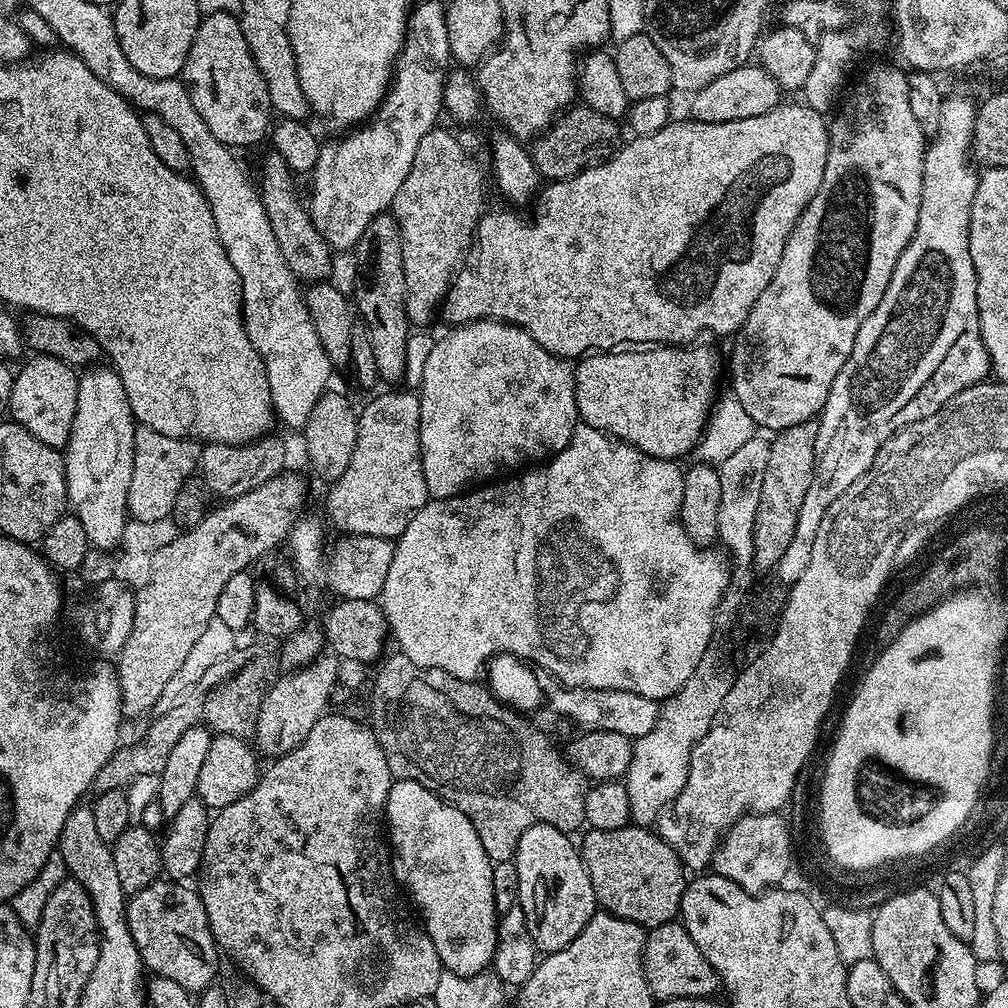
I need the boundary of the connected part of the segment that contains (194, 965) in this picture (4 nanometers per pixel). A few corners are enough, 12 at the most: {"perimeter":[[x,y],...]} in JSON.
{"perimeter":[[156,880],[128,899],[145,969],[199,994],[218,955],[199,891]]}

